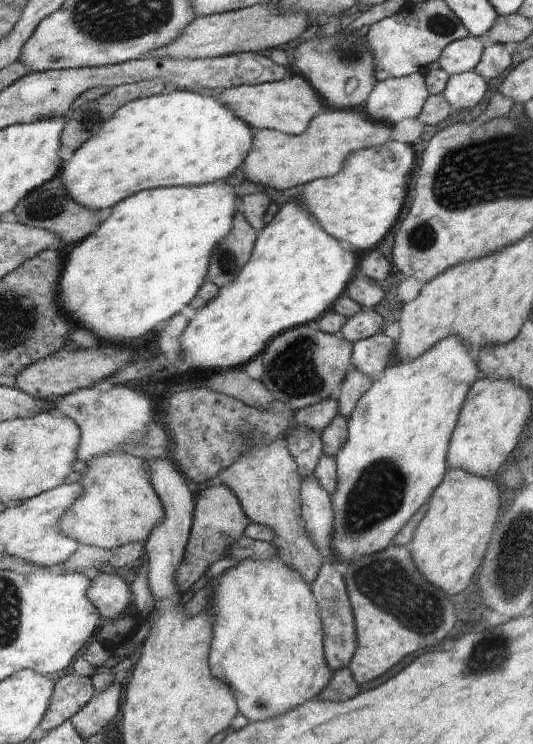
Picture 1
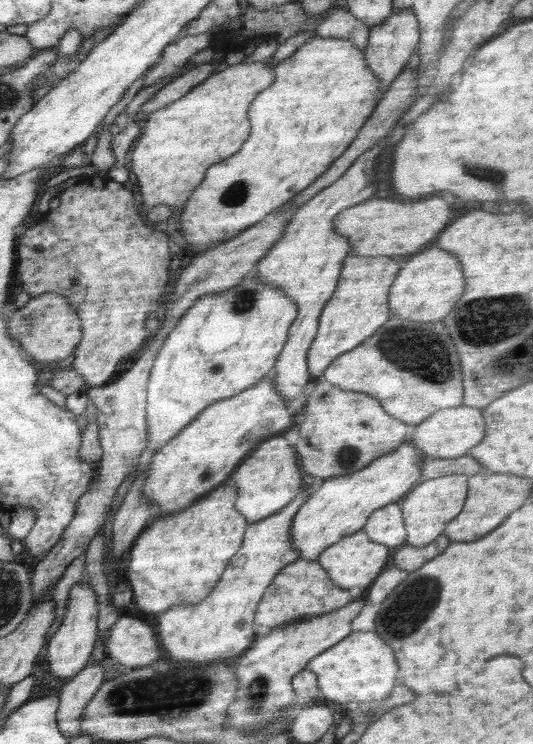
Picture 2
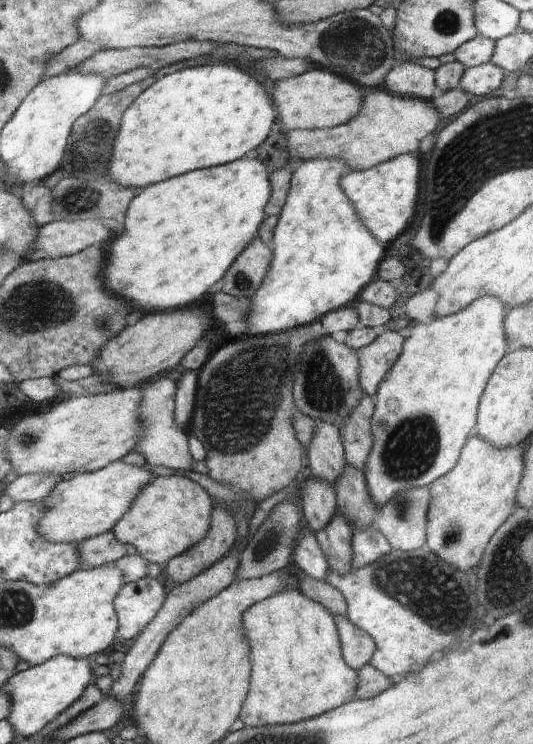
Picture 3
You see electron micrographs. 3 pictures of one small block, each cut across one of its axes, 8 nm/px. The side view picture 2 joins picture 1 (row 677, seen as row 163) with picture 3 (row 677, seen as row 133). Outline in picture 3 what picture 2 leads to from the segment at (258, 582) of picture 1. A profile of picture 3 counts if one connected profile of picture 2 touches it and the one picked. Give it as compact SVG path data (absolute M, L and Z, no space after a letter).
M286 586L260 602L253 604L242 616L244 638L248 636L252 644L252 668L248 692L239 717L246 727L274 726L292 724L320 716L344 702L352 700L358 686L358 673L352 670L342 658L340 638L334 618L324 606L304 596L296 586Z

